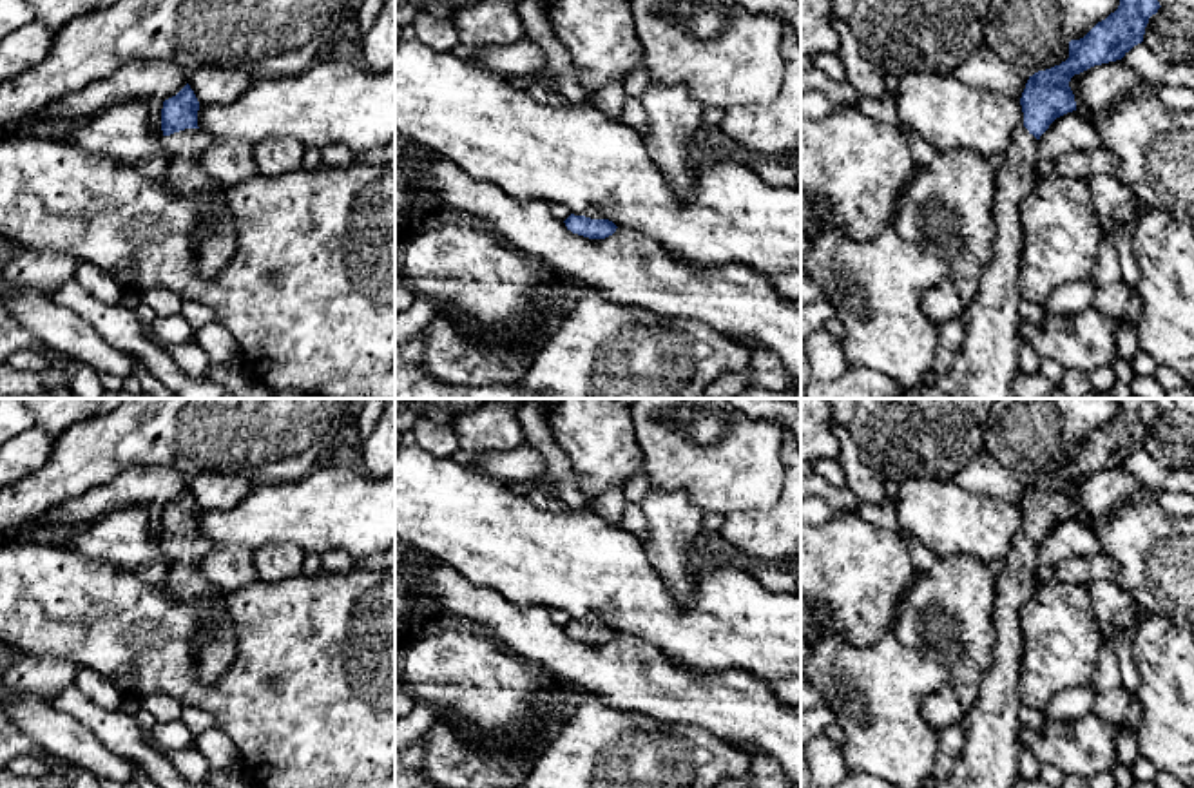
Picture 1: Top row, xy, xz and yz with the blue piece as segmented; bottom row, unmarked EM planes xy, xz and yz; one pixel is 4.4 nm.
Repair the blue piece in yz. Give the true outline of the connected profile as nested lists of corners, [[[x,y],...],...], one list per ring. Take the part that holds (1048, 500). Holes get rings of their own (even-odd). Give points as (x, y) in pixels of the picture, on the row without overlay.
[[[1118,399],[1120,411],[1083,444],[1069,447],[1069,464],[1029,482],[1020,504],[1024,529],[997,576],[993,612],[995,658],[984,677],[982,694],[966,717],[966,746],[953,774],[935,788],[1015,788],[1018,779],[1018,685],[1024,663],[1020,612],[1035,592],[1036,553],[1049,531],[1076,516],[1069,487],[1094,471],[1122,466],[1143,447],[1149,424],[1161,413],[1158,399]]]

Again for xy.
[[[188,489],[165,505],[161,514],[161,551],[172,560],[163,585],[178,601],[214,600],[221,594],[199,569],[216,542],[197,533],[197,516],[199,507]]]

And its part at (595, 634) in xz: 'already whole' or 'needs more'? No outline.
needs more

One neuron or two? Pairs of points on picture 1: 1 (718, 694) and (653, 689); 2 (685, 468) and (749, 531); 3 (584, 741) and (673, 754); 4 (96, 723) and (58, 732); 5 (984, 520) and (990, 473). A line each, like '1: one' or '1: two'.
1: one
2: two
3: one
4: two
5: two

